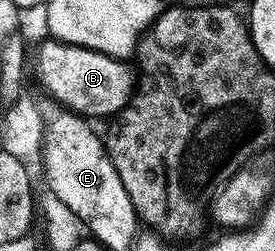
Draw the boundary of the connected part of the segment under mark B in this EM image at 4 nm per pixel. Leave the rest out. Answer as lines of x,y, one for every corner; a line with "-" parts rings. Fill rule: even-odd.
47,40
36,54
36,74
53,101
88,120
111,119
132,98
138,81
127,61
111,58
97,50
75,46
69,42

